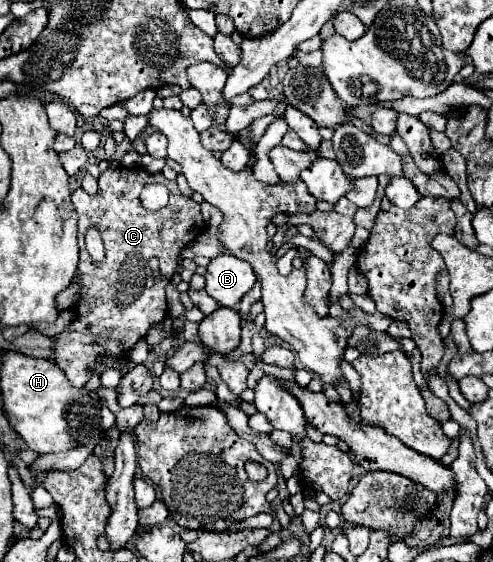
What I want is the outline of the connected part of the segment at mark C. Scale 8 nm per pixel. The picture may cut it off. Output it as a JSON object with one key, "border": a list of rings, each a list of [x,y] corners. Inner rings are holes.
{"border":[[[141,167],[107,169],[99,175],[99,191],[95,195],[77,189],[71,193],[71,201],[79,215],[81,257],[75,271],[79,279],[79,301],[73,305],[75,319],[63,333],[53,337],[53,361],[75,387],[85,387],[95,373],[95,361],[99,361],[99,357],[113,359],[97,369],[99,375],[105,373],[105,369],[117,369],[121,375],[127,373],[127,367],[121,365],[121,361],[127,359],[125,353],[129,353],[139,339],[145,339],[151,327],[163,323],[167,317],[165,285],[175,271],[179,253],[207,227],[199,205],[191,197],[183,197],[175,181],[165,179],[161,173],[149,175]],[[149,183],[163,183],[169,189],[169,205],[165,209],[147,211],[141,207],[139,191]],[[89,227],[101,231],[105,245],[103,263],[93,261],[87,253],[85,233]],[[151,257],[157,257],[161,263],[161,281],[153,279],[149,269]]]}

